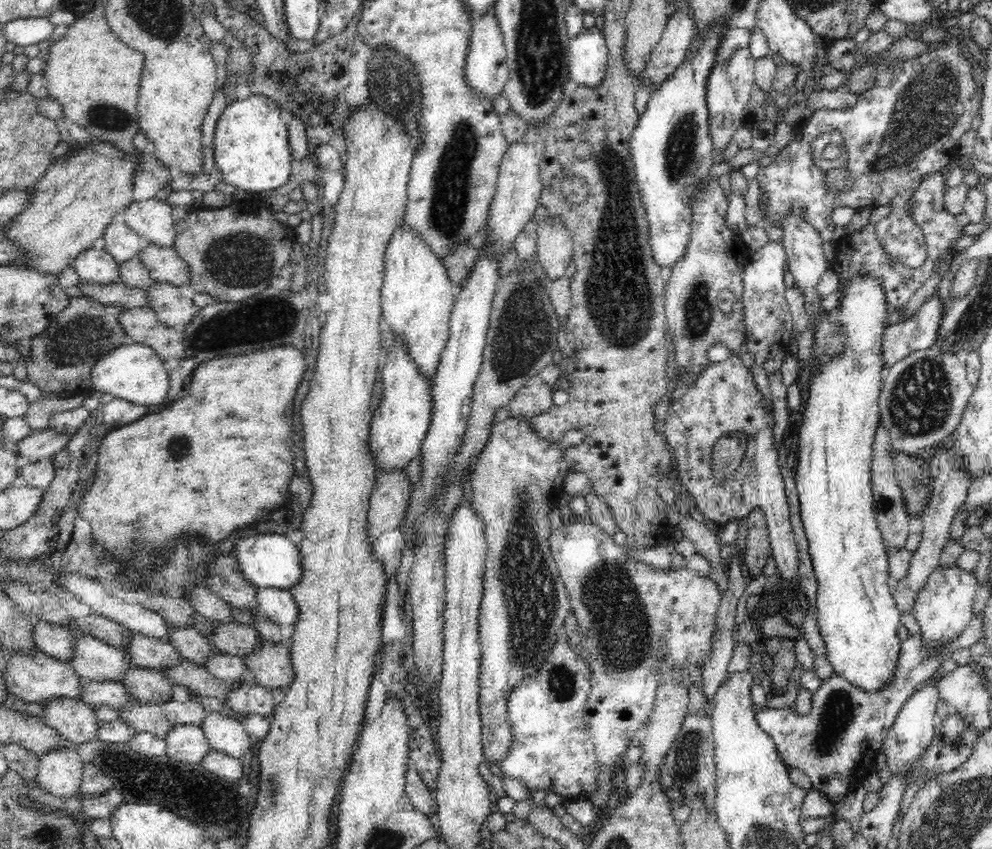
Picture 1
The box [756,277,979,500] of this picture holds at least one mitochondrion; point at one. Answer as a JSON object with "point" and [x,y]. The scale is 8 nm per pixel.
{"point":[921,401]}

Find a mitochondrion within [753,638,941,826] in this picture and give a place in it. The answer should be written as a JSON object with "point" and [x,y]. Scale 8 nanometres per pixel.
{"point":[837,714]}

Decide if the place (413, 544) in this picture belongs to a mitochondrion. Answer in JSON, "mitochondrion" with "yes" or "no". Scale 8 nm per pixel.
{"mitochondrion":"no"}

